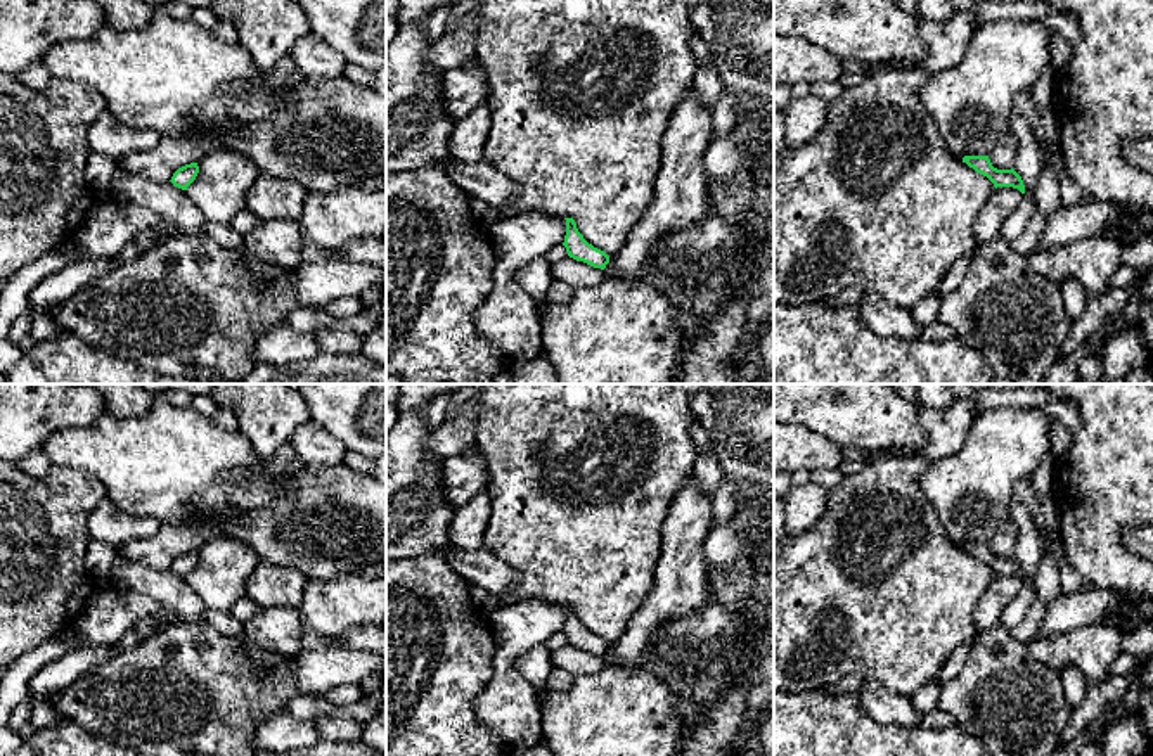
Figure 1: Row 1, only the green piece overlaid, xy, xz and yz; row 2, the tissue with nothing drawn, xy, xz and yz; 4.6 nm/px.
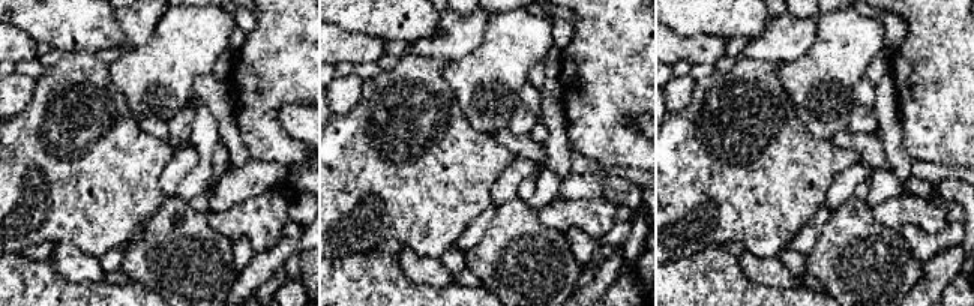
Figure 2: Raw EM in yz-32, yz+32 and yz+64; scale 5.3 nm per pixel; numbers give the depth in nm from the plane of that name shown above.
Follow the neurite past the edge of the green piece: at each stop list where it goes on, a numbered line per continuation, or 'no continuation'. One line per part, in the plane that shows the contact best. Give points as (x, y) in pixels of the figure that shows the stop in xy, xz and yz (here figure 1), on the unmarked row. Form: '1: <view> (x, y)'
no continuation

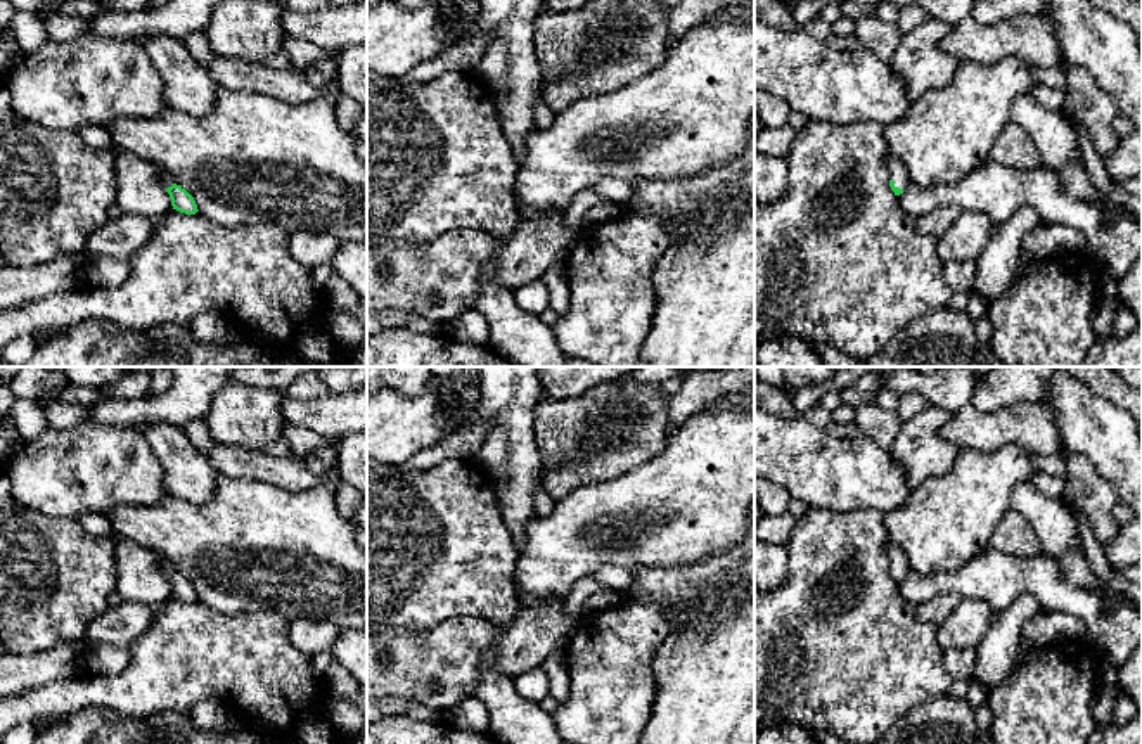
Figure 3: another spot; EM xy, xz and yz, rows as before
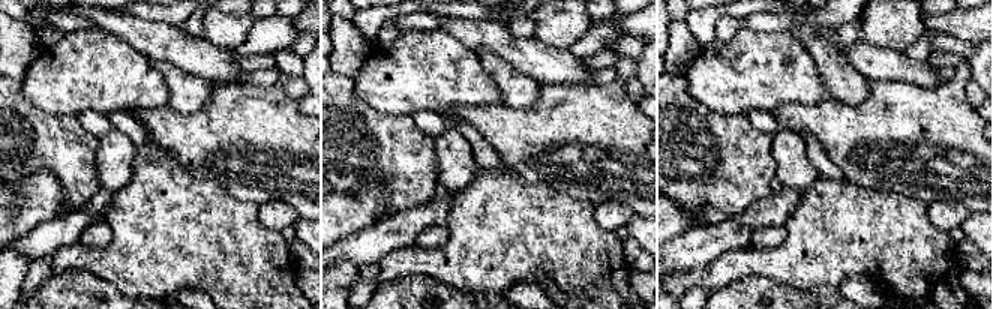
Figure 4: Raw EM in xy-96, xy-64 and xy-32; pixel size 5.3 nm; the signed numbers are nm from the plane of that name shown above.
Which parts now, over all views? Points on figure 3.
1: yz (897, 556)

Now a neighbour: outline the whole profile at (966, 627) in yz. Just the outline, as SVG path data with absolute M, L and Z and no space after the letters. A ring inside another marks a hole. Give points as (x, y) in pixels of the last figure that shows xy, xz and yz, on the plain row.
M962 599L953 613L938 625L941 649L976 649L990 630L995 611L983 600Z

